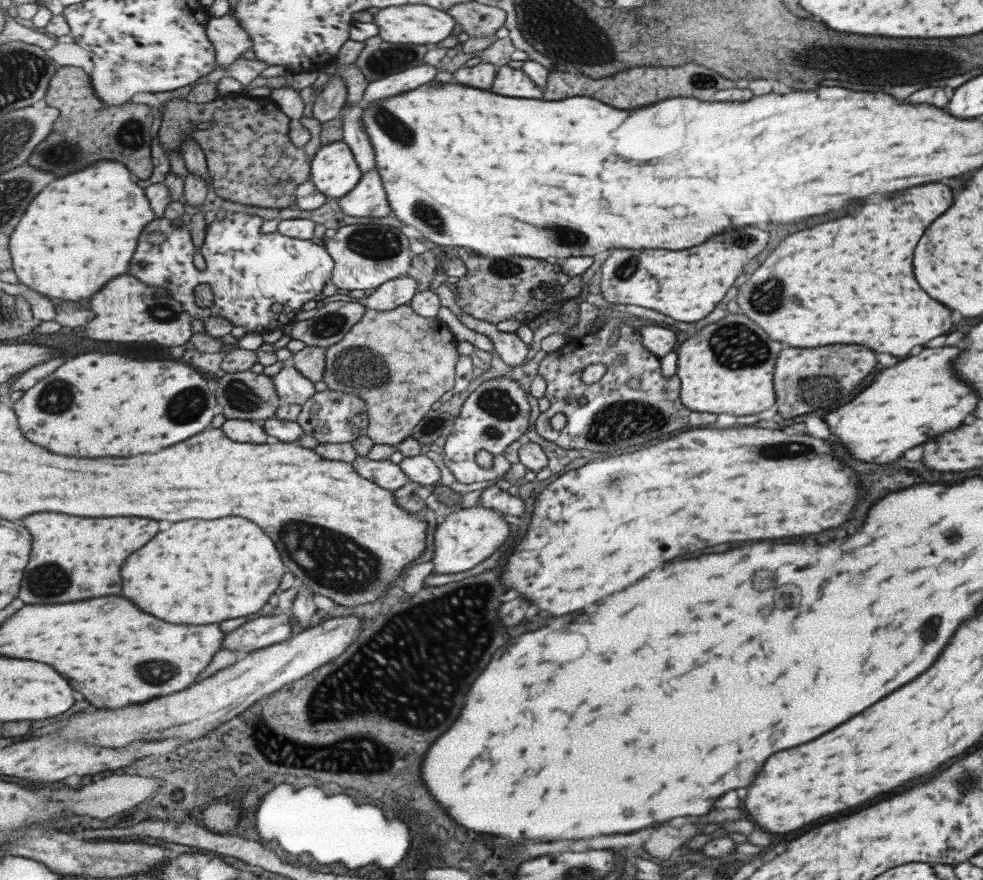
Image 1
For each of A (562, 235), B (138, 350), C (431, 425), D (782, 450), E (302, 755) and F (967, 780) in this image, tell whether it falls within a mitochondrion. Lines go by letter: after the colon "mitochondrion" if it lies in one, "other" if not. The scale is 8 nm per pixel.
A: mitochondrion
B: other
C: mitochondrion
D: mitochondrion
E: other
F: mitochondrion

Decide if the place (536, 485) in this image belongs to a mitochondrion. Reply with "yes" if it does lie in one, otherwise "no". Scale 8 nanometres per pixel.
no

